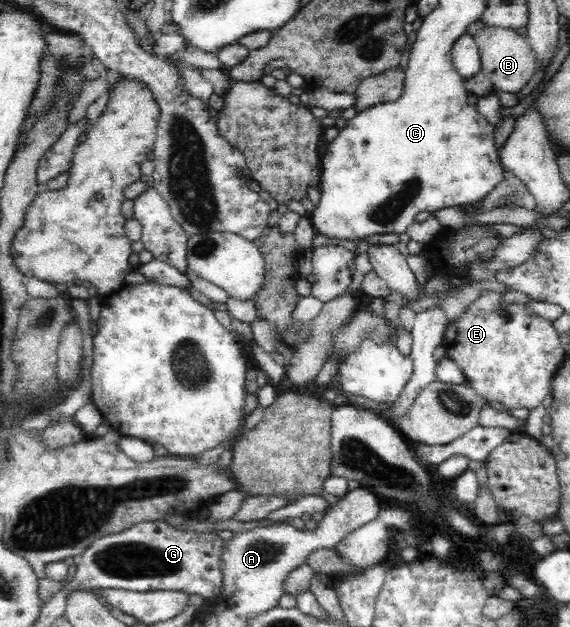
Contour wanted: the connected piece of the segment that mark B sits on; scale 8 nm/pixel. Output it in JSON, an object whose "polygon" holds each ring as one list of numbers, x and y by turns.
{"polygon":[[485,26,478,32,473,37,480,50,481,70,490,78,497,90,514,94,520,91,537,70,535,56,523,32,501,26]]}

